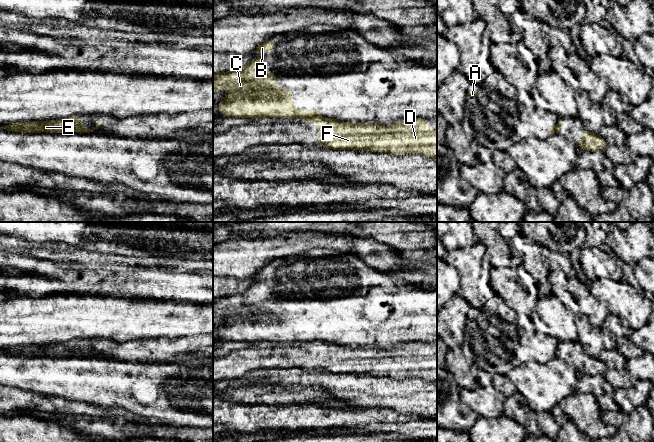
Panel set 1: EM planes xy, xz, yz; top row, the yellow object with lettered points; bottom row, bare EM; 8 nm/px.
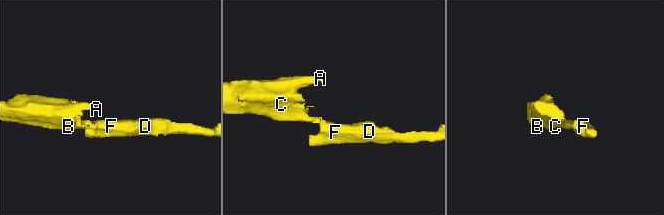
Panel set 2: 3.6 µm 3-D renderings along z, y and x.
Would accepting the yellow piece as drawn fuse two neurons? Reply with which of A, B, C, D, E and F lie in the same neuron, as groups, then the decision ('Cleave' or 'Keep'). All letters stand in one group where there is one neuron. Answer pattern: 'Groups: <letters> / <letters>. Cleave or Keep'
Groups: A B C E / D F. Cleave

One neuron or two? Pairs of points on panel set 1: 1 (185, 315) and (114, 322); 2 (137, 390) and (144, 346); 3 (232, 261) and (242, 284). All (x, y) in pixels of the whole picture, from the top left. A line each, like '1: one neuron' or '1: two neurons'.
1: one neuron
2: two neurons
3: two neurons

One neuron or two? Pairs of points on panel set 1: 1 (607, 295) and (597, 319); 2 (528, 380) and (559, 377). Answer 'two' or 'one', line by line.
1: two
2: one

